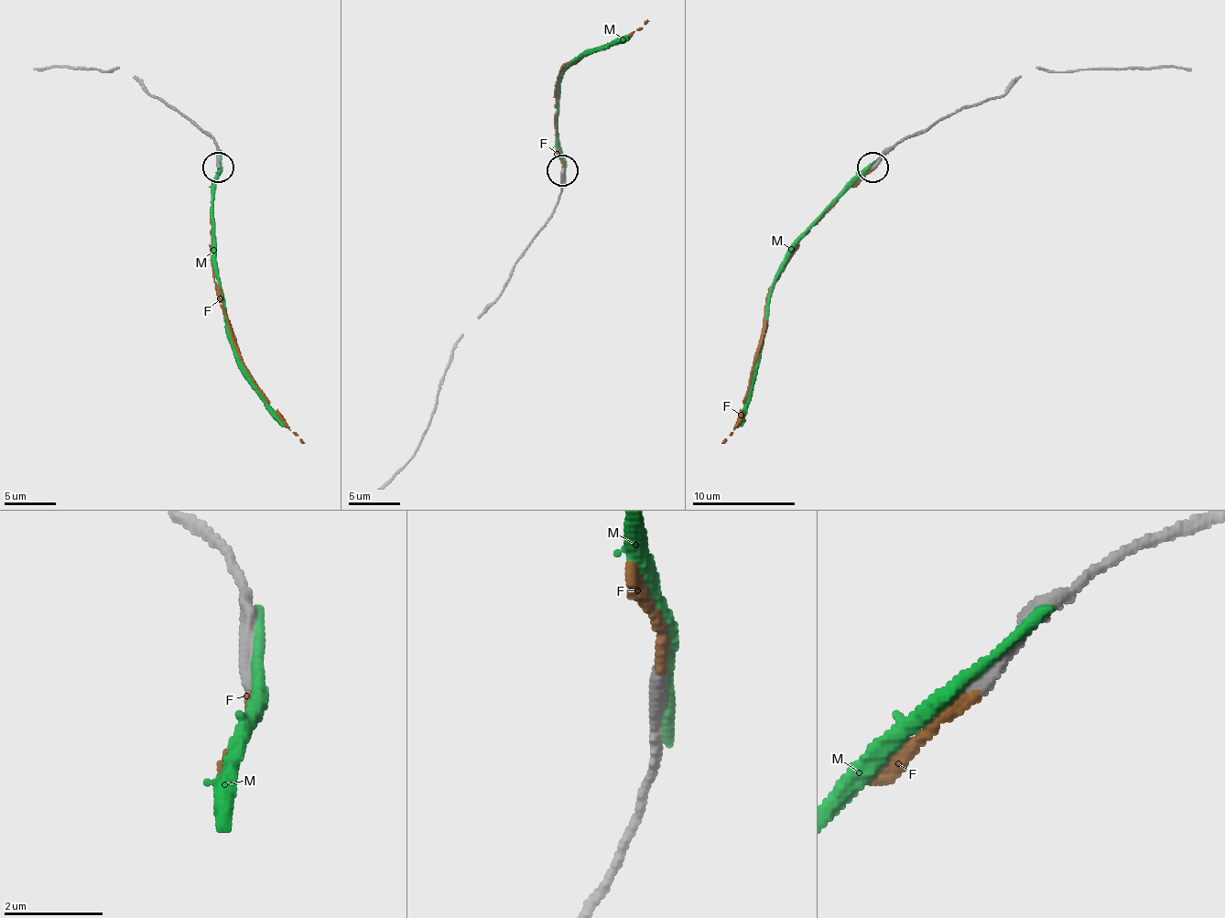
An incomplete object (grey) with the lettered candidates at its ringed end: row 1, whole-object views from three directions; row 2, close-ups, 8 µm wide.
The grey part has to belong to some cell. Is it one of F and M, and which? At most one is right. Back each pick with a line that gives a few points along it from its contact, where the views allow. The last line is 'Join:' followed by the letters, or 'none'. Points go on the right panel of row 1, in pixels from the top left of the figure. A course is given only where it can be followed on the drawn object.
F: via (873, 167), (798, 242), (770, 294), (739, 426), (721, 443)
Join: F

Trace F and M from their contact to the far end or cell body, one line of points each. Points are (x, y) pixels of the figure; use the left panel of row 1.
F: (217, 167), (210, 221), (217, 294), (248, 376), (284, 426), (302, 443)
M: (220, 157), (212, 263), (222, 294), (225, 328), (235, 361), (271, 413), (284, 426)

